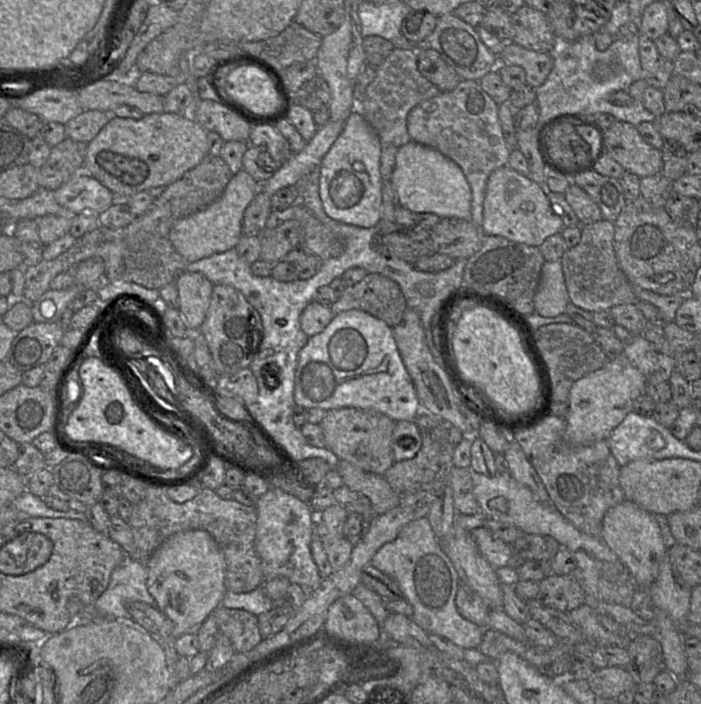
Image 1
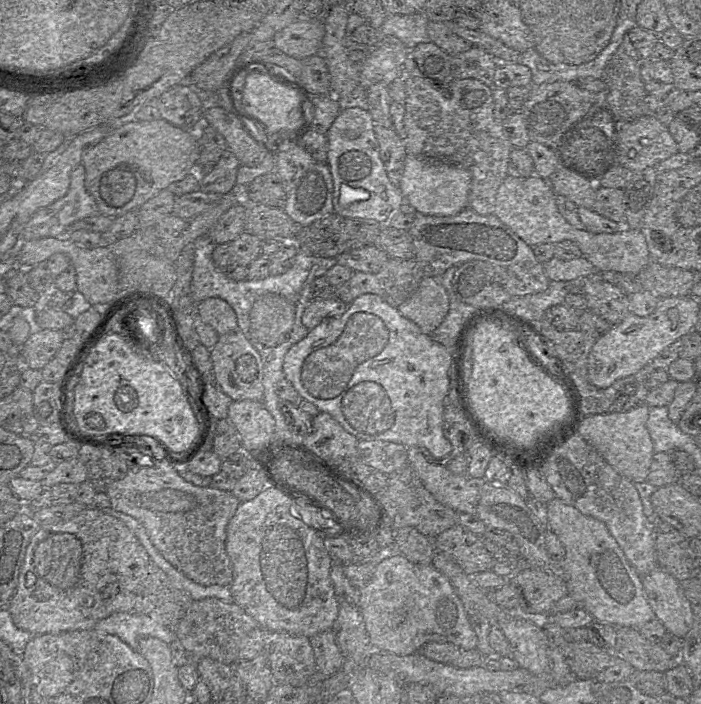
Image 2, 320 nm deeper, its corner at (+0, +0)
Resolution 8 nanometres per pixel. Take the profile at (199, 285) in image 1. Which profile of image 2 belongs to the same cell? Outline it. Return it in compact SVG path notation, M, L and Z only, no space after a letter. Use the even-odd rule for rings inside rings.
M211 297L199 302L195 313L219 335L239 331L235 311L221 298Z

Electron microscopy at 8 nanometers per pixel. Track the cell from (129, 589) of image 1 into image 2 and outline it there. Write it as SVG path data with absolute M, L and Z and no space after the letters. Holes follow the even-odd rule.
M117 612L98 621L93 629L118 636L134 650L143 637L155 637L167 644L176 639L174 629L146 614Z

